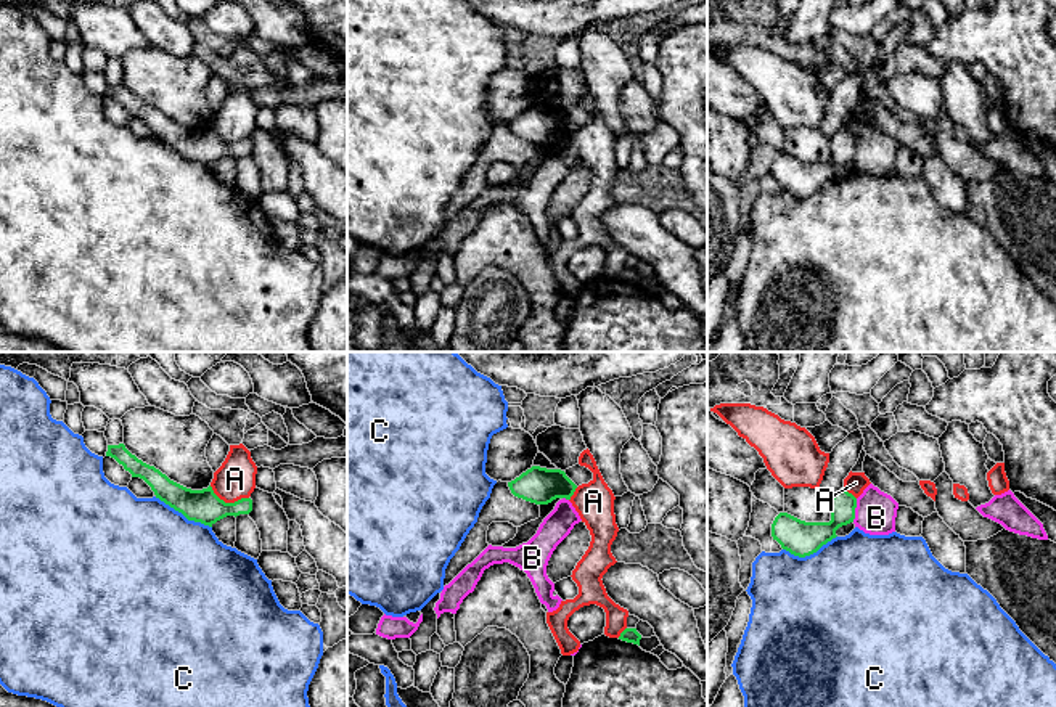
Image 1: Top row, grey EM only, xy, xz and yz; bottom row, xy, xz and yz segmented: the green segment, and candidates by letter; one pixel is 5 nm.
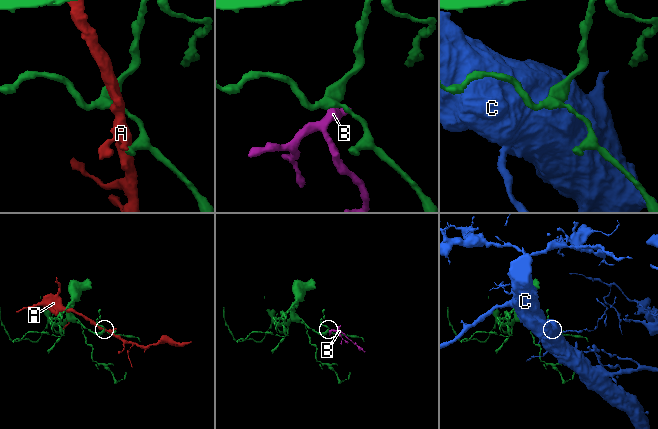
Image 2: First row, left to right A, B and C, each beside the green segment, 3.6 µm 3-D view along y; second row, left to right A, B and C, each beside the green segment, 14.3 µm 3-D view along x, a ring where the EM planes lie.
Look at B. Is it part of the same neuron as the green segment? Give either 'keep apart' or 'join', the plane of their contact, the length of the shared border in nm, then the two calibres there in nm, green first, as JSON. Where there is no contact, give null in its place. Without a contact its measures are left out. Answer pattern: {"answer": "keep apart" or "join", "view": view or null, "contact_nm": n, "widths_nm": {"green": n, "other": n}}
{"answer": "keep apart", "view": "yz", "contact_nm": 120, "widths_nm": {"green": 140, "other": 200}}

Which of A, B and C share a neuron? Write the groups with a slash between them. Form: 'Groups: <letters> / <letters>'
Groups: A / B / C

